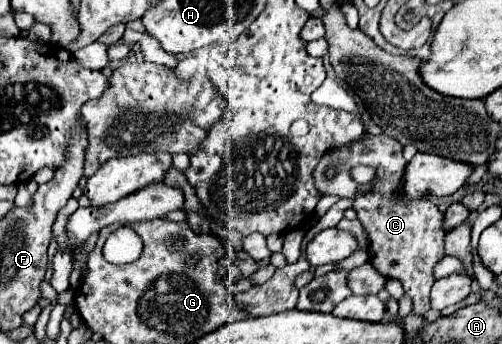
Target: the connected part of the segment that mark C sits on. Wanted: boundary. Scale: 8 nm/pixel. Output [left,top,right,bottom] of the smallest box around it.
[313,133,445,316]

